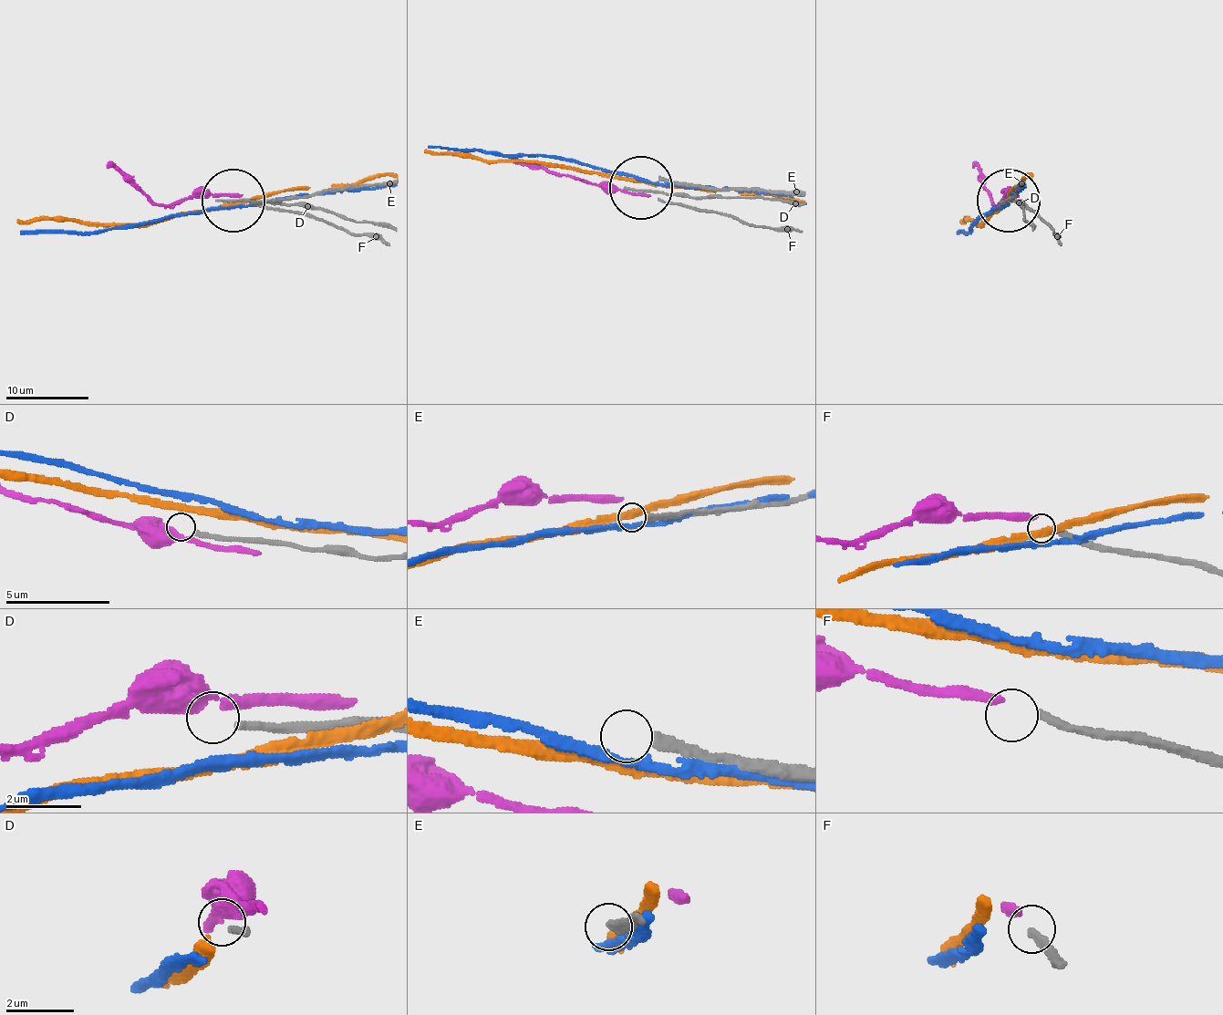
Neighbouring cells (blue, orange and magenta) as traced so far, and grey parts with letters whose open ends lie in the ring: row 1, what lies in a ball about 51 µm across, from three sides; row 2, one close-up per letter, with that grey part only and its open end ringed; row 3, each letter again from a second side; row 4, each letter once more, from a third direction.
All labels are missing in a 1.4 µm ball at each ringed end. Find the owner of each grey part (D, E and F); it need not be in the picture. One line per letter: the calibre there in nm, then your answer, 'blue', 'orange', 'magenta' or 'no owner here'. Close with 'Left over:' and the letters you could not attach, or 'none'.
D: 220 nm | no owner here
E: 240 nm | no owner here
F: 240 nm | no owner here
Left over: D, E, F

